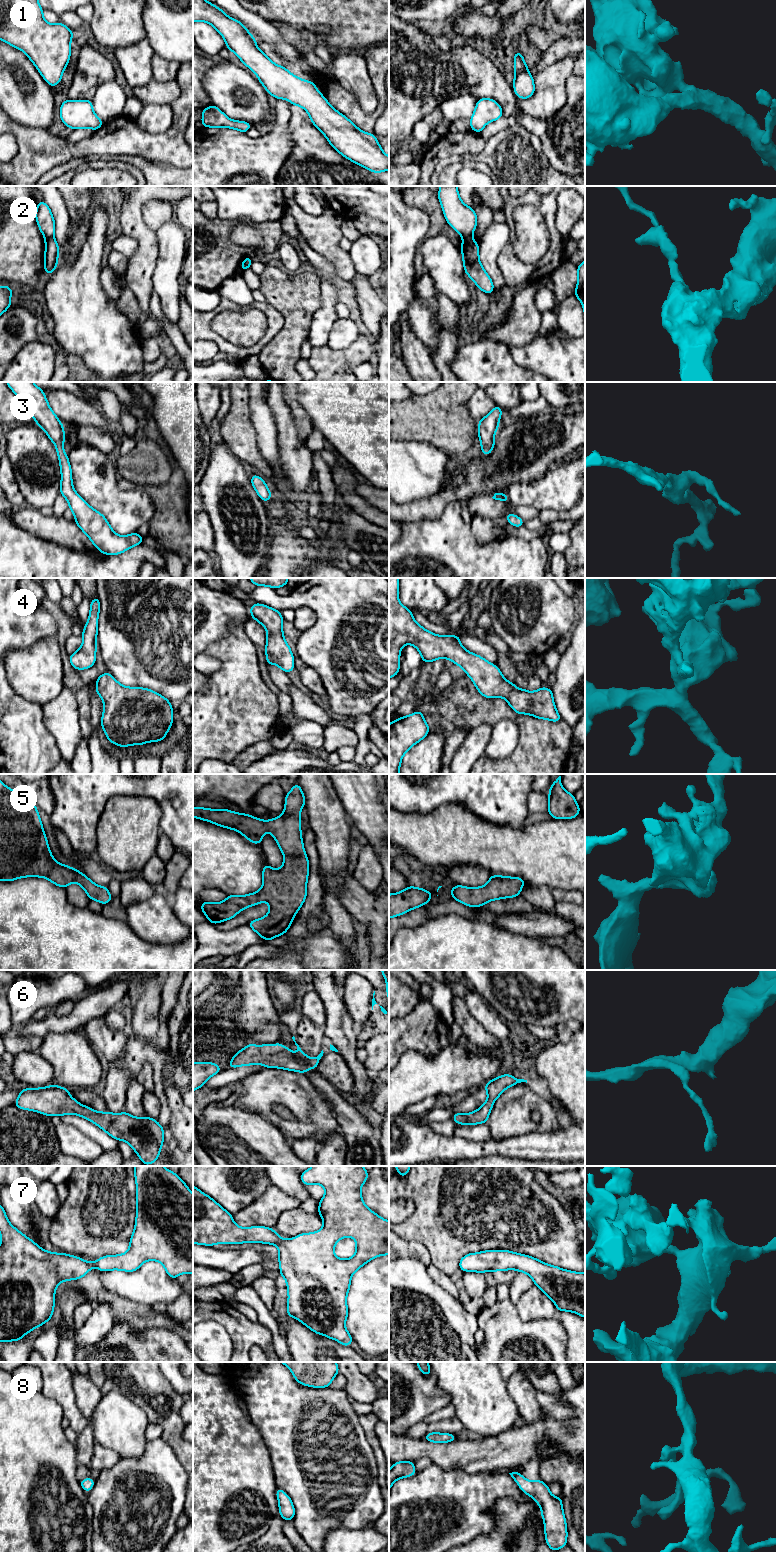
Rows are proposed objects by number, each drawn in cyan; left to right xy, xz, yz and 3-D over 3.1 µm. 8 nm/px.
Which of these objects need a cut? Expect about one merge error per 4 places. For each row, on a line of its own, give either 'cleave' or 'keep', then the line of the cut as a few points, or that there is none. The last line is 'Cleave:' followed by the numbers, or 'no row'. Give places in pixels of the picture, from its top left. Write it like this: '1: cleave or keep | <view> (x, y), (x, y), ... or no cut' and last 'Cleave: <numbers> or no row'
1: keep | no cut
2: cleave | xy (53, 236), (45, 239)
3: keep | no cut
4: keep | no cut
5: keep | no cut
6: keep | no cut
7: keep | no cut
8: keep | no cut
Cleave: 2

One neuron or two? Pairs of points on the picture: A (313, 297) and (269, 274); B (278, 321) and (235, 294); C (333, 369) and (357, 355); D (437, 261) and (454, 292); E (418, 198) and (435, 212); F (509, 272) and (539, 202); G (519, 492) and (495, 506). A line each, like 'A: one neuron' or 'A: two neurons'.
A: one neuron
B: two neurons
C: one neuron
D: one neuron
E: one neuron
F: one neuron
G: two neurons

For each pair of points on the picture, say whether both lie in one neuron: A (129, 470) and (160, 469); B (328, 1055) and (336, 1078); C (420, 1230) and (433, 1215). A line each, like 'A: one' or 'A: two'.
A: one
B: one
C: one

